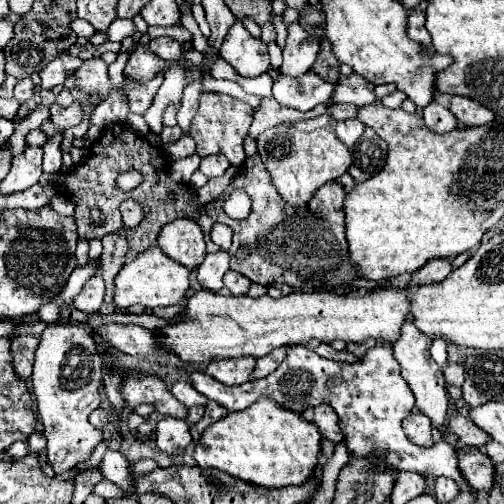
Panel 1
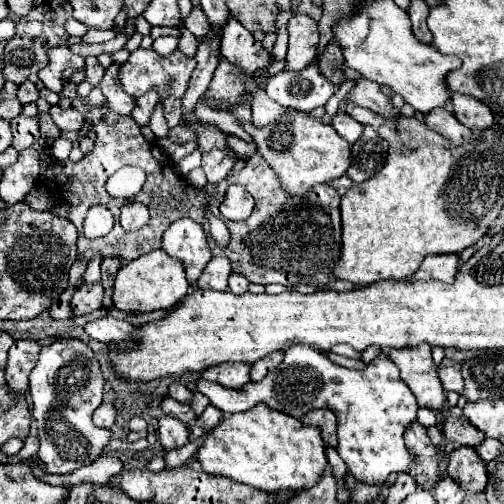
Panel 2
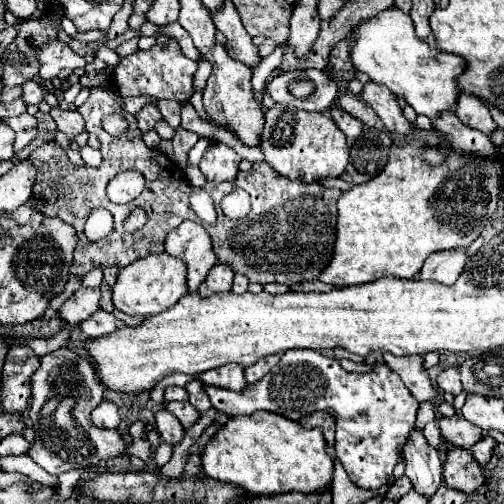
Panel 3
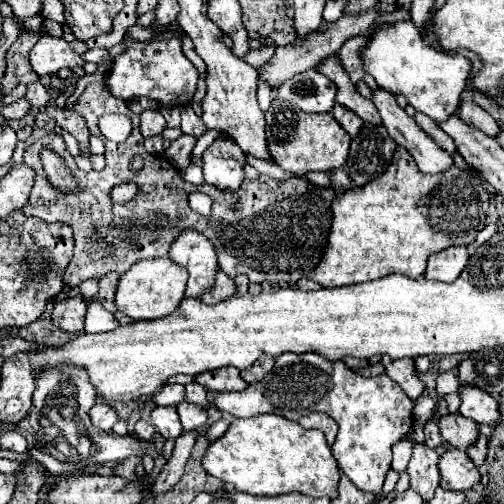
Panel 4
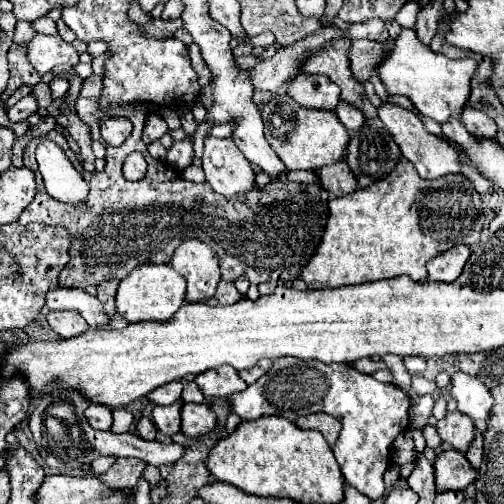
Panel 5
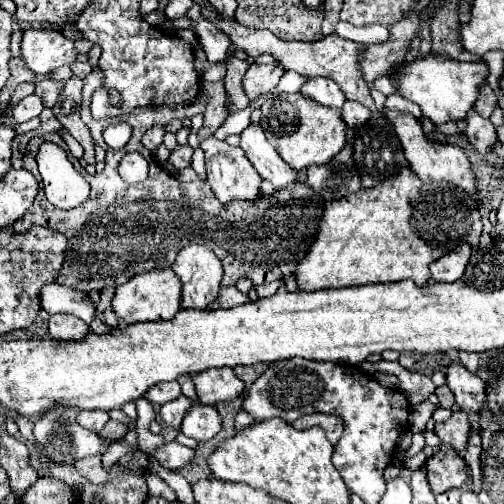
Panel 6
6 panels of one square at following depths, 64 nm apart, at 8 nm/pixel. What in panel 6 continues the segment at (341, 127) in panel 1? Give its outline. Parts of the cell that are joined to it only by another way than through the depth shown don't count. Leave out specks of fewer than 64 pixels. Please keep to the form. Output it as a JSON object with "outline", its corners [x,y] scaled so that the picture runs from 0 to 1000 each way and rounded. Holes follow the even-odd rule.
{"outline":[[[687,202],[679,214],[679,234],[694,254],[706,254],[714,246],[722,246],[726,238],[734,238],[734,218],[722,214],[714,202]]]}

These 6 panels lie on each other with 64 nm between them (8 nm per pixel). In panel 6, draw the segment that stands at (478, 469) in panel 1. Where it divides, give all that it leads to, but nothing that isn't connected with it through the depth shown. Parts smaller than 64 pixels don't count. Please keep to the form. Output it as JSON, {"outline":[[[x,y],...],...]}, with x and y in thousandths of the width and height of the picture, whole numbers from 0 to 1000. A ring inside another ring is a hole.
{"outline":[[[869,893],[857,901],[845,921],[845,948],[861,980],[877,980],[893,968],[913,968],[925,960],[933,937],[921,921],[921,909],[905,893]]]}

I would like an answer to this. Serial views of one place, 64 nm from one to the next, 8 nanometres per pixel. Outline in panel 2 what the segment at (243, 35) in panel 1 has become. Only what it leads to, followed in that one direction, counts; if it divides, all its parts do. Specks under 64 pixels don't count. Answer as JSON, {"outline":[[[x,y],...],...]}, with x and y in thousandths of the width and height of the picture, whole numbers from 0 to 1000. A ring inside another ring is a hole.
{"outline":[[[452,32],[440,52],[437,103],[448,119],[460,119],[460,127],[484,135],[492,151],[504,151],[512,135],[524,135],[536,115],[520,87],[508,83],[504,71],[464,32]]]}

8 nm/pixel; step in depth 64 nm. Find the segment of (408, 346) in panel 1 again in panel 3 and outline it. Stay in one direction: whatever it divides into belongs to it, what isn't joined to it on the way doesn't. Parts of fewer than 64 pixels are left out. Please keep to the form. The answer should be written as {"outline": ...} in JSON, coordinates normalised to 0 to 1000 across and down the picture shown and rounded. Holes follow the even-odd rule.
{"outline":[[[758,706],[758,718],[794,746],[794,754],[802,758],[802,766],[813,774],[813,782],[829,794],[829,798],[849,798],[861,794],[869,774],[857,766],[849,738],[837,730],[837,706]]]}

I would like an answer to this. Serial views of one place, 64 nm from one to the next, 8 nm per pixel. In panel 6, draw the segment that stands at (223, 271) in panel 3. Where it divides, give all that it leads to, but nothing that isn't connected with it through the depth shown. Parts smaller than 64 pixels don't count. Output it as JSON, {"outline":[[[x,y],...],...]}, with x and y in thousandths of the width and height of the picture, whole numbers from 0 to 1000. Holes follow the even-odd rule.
{"outline":[[[448,567],[448,571],[437,571],[437,587],[429,595],[429,603],[417,603],[413,611],[417,615],[433,615],[433,611],[464,611],[464,607],[476,607],[476,603],[492,603],[496,591],[488,583],[480,583],[468,567]]]}

